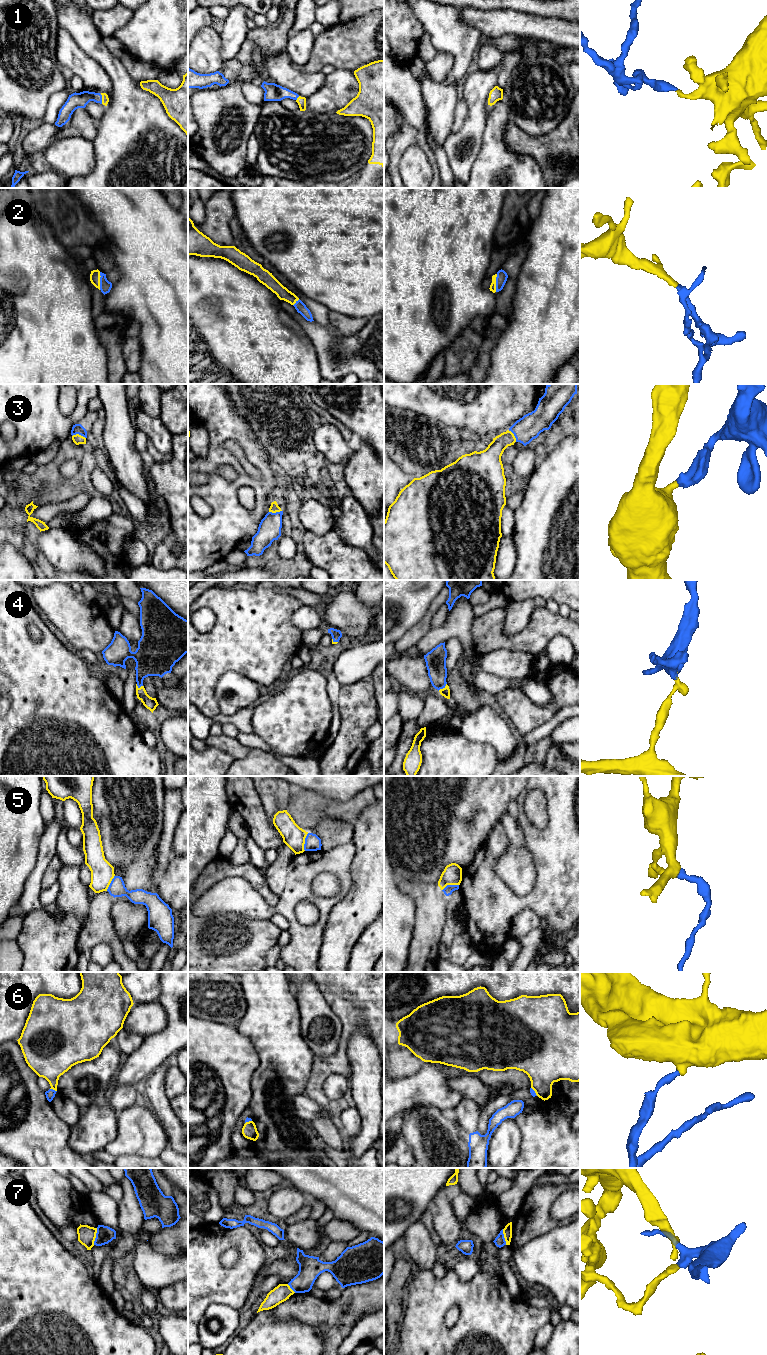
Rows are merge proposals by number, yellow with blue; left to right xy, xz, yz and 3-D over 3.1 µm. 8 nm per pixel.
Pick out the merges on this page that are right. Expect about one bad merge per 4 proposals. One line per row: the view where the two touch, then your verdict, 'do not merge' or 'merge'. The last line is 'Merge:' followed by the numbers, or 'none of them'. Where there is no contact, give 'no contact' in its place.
1: contact in xy; merge
2: contact in xy; merge
3: contact in xy; merge
4: contact in yz; merge
5: contact in xz; do not merge
6: contact in xy; merge
7: contact in xy; do not merge
Merge: 1, 2, 3, 4, 6

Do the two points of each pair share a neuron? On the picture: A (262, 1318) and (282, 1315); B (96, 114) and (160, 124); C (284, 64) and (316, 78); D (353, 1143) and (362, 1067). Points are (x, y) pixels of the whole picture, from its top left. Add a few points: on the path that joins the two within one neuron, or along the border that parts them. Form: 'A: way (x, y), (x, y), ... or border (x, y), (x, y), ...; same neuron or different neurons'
A: border (272, 1309), (272, 1315), (277, 1320), (296, 1320); different neurons
B: border (106, 106), (97, 127); different neurons
C: way (291, 72), (297, 78), (308, 78); same neuron
D: way (367, 1125), (366, 1086); same neuron

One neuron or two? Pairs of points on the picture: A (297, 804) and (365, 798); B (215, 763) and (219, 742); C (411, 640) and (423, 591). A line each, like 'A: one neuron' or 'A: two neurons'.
A: one neuron
B: two neurons
C: two neurons

